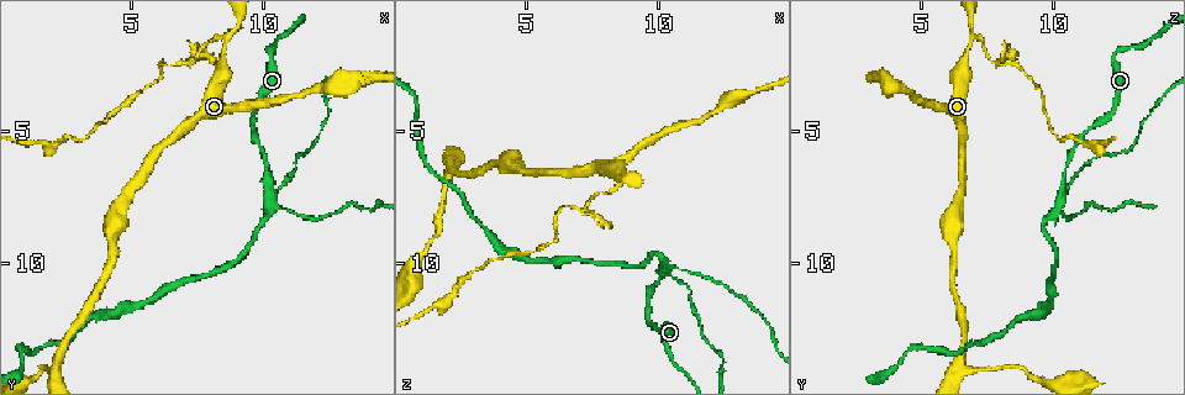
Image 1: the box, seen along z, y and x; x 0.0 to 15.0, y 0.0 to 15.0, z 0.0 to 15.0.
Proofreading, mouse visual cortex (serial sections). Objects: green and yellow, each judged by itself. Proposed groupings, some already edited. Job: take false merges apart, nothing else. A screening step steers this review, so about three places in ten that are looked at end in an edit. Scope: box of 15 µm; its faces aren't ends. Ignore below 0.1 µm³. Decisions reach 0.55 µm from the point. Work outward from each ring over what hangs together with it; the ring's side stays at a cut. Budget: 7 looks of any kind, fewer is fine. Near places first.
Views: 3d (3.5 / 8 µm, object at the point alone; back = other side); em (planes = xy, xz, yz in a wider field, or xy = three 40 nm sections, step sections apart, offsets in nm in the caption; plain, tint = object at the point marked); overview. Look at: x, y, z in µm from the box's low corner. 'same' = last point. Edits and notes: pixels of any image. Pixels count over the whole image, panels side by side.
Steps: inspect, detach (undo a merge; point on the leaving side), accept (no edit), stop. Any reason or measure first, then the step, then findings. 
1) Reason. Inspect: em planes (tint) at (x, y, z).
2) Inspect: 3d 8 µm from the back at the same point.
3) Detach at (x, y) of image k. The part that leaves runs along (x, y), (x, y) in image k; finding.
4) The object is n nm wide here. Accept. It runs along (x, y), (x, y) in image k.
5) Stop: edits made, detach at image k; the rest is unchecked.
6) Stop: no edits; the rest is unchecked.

Inspect: 3d 3.5 µm at (10.4, 1.9, 12.4).

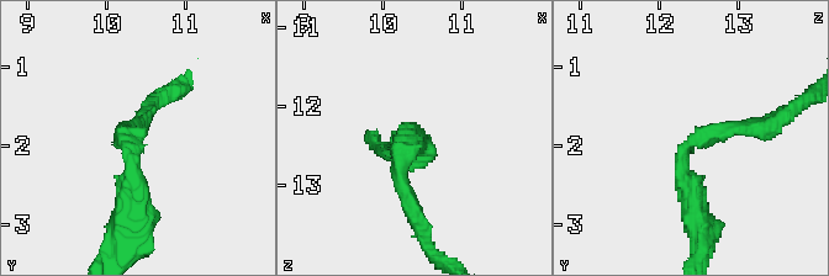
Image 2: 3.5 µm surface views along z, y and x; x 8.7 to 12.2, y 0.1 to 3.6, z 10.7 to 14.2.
Need the tissue. Inspect: em planes (tint) at (10.25, 2.00, 12.35).

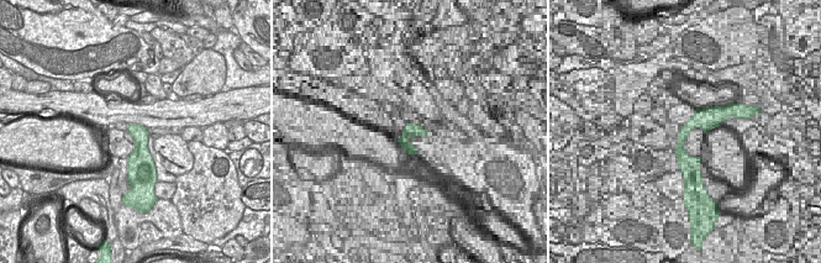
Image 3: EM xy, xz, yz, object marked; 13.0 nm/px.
Accept. It runs along (701, 228), (682, 153), (761, 129) in image 2; continuous, no second cell.

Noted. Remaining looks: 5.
Sharp bend. Inspect: 3d 3.5 µm from the back at (10.3, 7.9, 10.2).

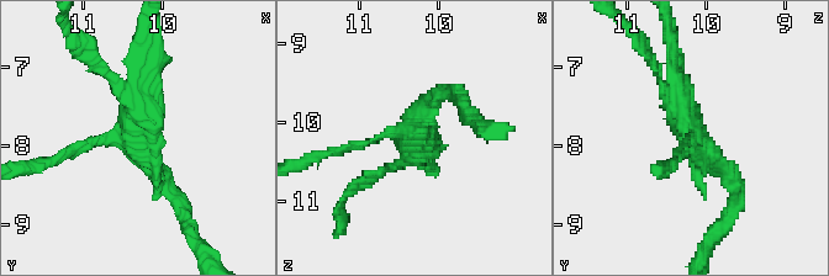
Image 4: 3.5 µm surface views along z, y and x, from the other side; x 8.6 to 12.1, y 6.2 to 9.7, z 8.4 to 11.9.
Need the tissue. Inspect: em xy step 3 (tint) at (10.30, 7.85, 10.15).

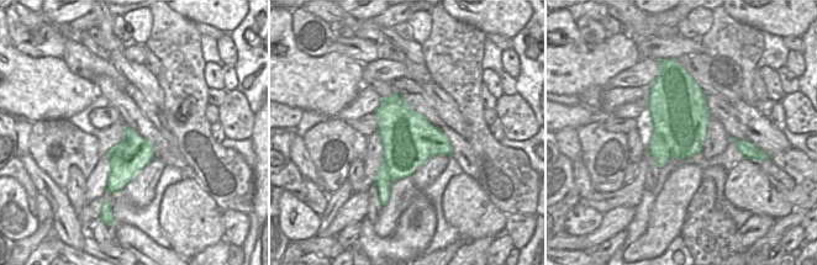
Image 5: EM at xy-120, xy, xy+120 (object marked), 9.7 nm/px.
Accept. It runs along (672, 58), (680, 111), (737, 190) in image 4; continuous, no second cell.

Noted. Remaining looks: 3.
Arms part here. Inspect: 3d 3.5 µm at (8.6, 1.4, 6.9).

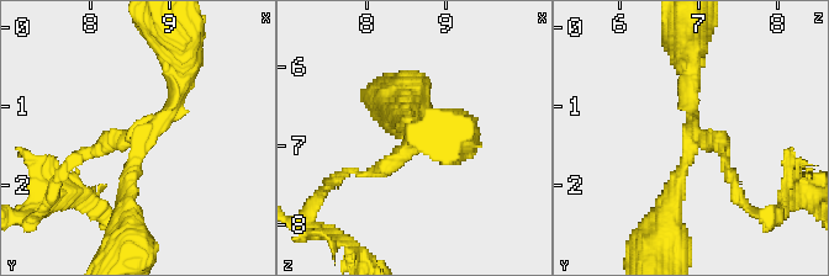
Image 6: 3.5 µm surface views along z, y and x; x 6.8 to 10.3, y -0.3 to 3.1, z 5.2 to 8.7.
3 arms meet here; the arms are 150, 150, 250 nm wide. Inspect: em xy step 3 (tint) at (8.55, 1.50, 6.95).

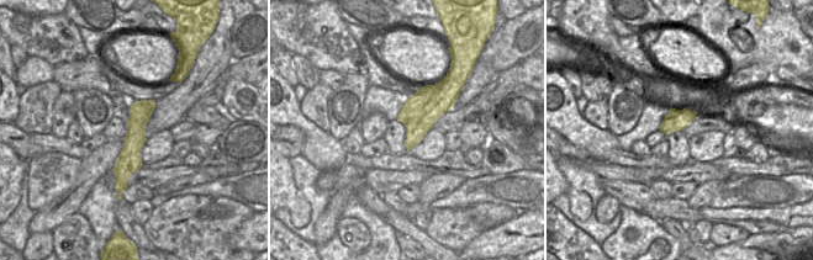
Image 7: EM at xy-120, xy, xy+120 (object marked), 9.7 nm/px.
Detach at (376, 170) of image 6. The part that leaves runs along (407, 147), (374, 173), (343, 173), (328, 185) in image 6; a second cell is stuck on.

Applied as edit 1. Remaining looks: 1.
Stop: edits made, detach at image 6; the rest is unchecked.

